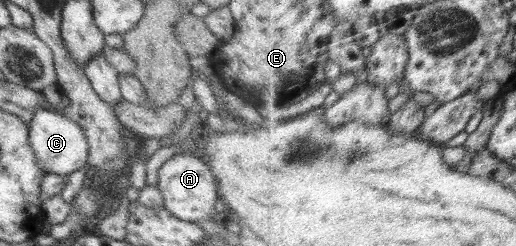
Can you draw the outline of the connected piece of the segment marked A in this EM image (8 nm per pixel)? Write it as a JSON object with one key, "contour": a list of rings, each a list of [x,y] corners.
{"contour":[[[189,151],[175,153],[158,170],[157,186],[164,198],[163,206],[176,219],[198,225],[203,221],[213,220],[216,213],[214,204],[220,195],[214,174],[200,155],[194,155]]]}

